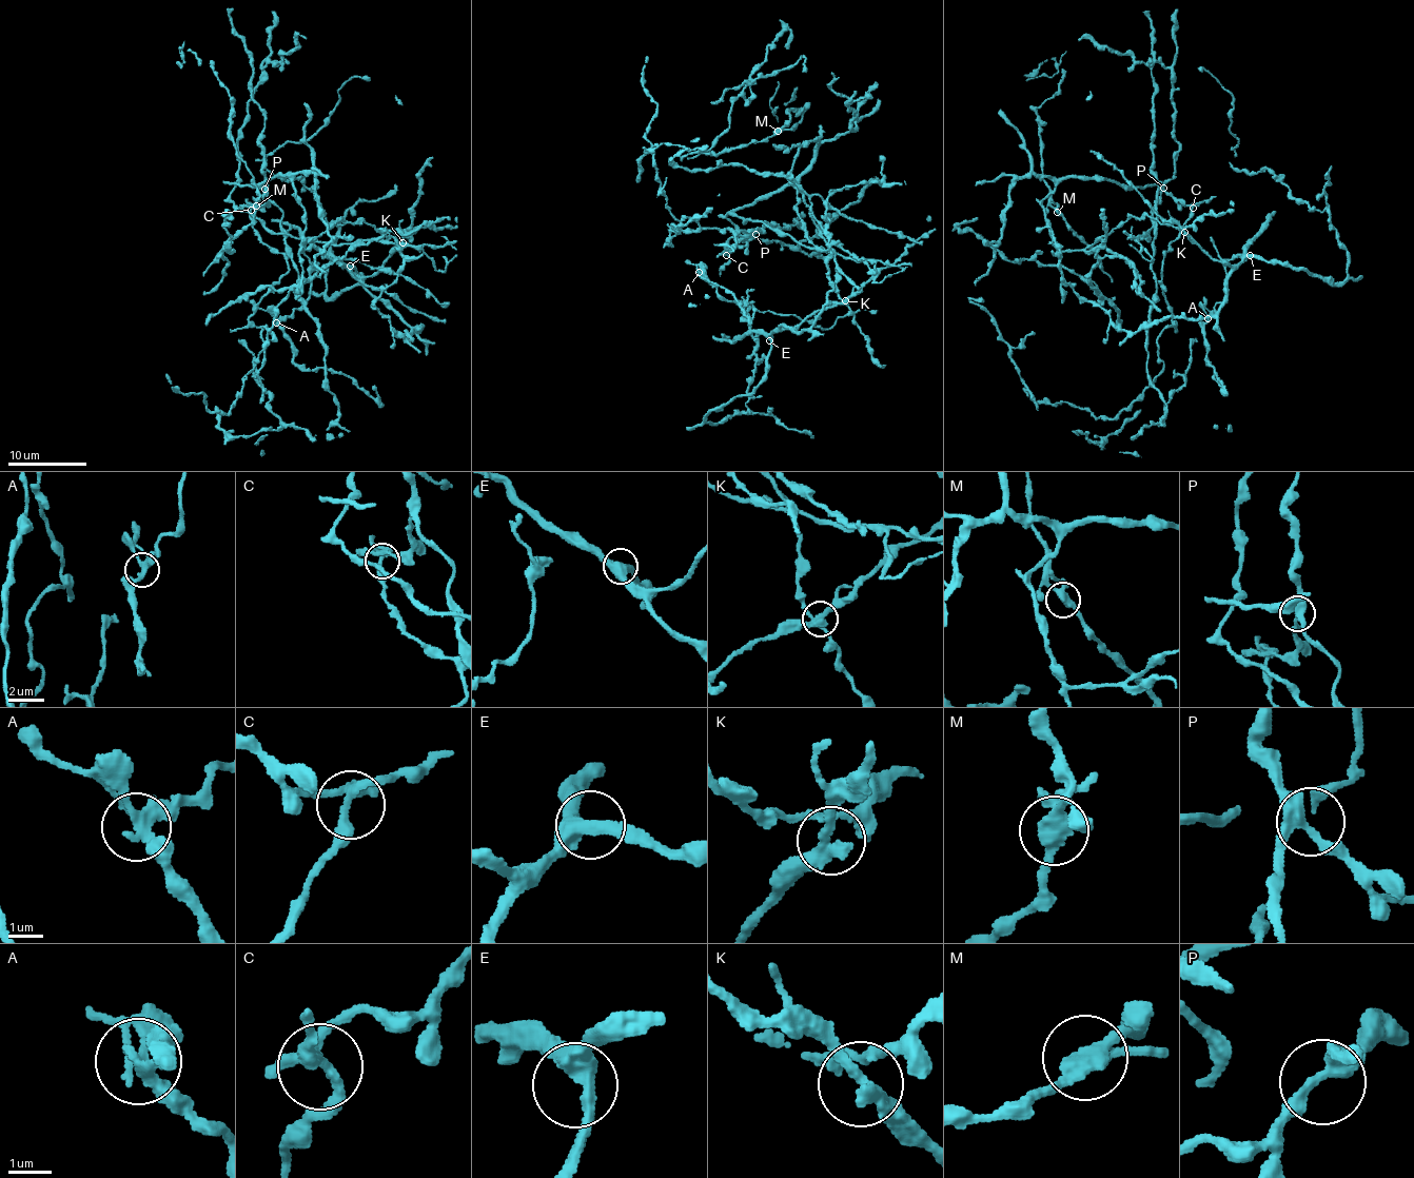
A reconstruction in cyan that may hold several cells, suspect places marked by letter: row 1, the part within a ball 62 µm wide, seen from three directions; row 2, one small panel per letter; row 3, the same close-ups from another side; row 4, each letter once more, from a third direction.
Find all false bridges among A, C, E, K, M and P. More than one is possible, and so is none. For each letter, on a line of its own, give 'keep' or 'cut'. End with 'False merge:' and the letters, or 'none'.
A: keep
C: keep
E: keep
K: keep
M: keep
P: keep
False merge: none

